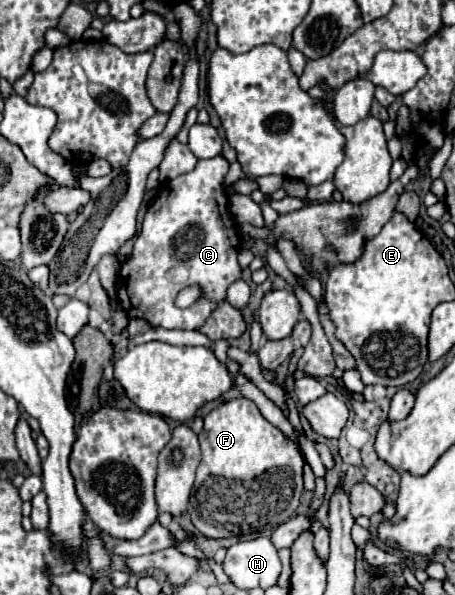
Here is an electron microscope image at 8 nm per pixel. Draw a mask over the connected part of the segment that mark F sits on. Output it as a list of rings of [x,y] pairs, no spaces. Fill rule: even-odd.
[[[234,398],[214,408],[204,418],[204,430],[198,438],[202,462],[196,472],[188,512],[202,536],[232,538],[274,530],[296,512],[304,492],[304,458],[296,442],[272,426],[252,400]],[[282,466],[290,466],[290,472],[268,472]],[[232,480],[244,482],[244,488],[232,488]]]

